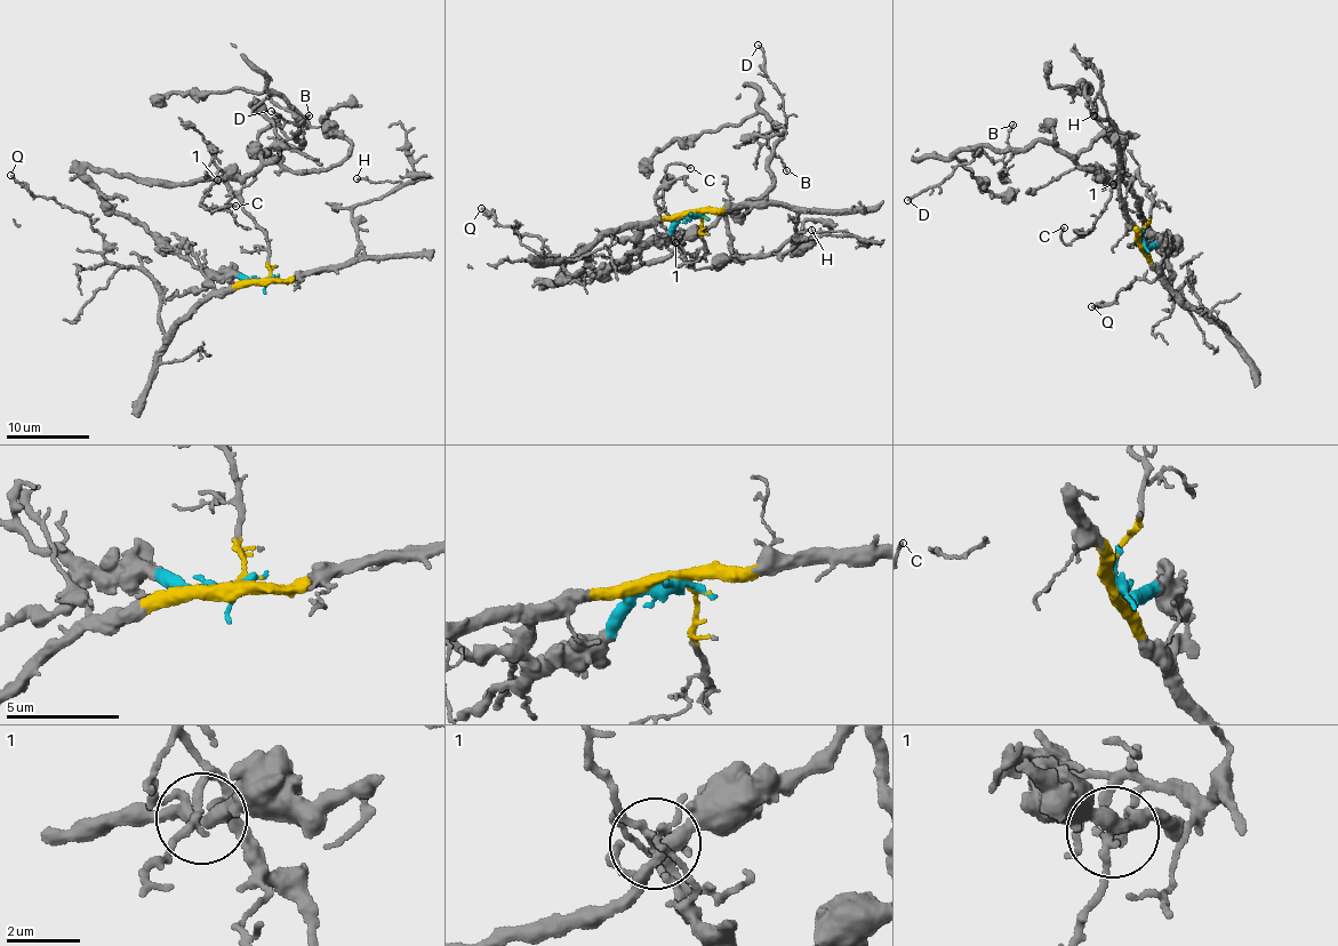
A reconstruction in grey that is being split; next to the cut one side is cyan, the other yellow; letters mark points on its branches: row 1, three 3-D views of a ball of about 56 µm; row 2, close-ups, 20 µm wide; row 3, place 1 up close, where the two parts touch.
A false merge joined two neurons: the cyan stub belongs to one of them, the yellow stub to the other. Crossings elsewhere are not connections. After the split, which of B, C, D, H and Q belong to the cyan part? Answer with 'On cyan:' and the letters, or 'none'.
On cyan: B, D

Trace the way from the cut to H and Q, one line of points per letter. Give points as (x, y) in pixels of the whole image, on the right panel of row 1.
H: (1140, 242), (1120, 192), (1124, 159), (1122, 136), (1099, 98), (1095, 99), (1098, 109), (1094, 117)
Q: (1140, 242), (1163, 287), (1203, 314), (1191, 274), (1177, 290), (1162, 280), (1136, 280), (1110, 304), (1091, 307)

